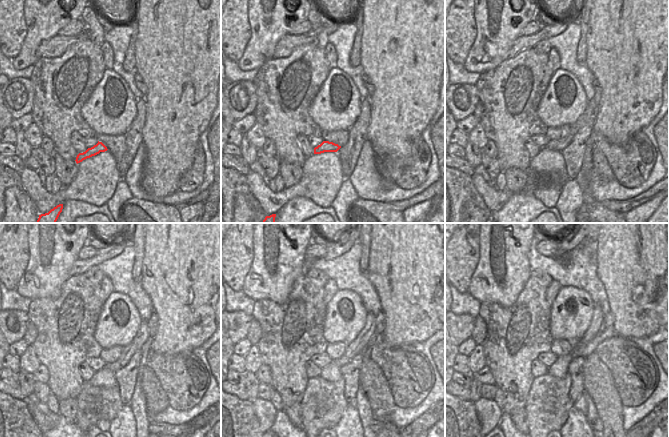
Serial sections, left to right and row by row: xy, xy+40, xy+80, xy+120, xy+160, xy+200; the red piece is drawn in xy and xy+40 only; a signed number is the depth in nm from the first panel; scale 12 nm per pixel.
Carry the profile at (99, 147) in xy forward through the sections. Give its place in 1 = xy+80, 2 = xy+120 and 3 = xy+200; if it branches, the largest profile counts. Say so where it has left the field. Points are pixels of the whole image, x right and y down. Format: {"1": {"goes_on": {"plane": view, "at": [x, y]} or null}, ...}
{"1": {"goes_on": {"plane": "xy+80", "at": [559, 145]}}, "2": {"goes_on": {"plane": "xy+120", "at": [137, 342]}}, "3": {"goes_on": {"plane": "xy+200", "at": [597, 317]}}}

